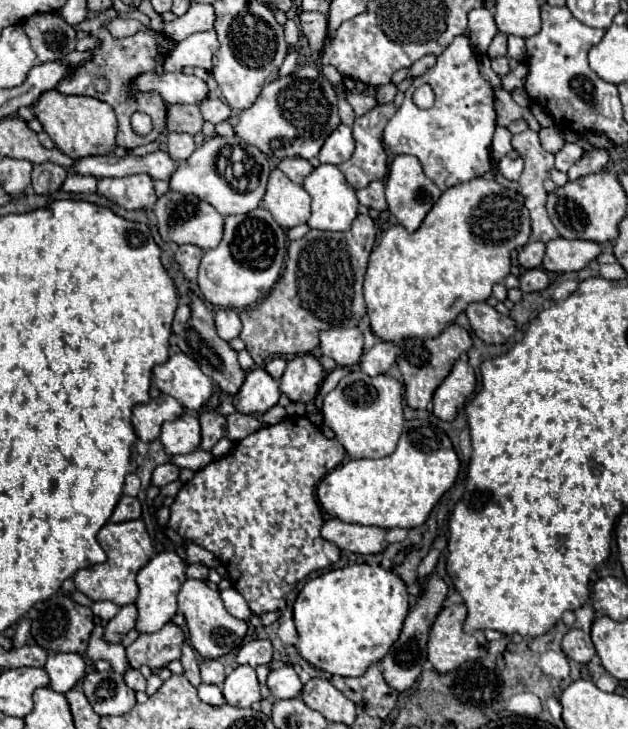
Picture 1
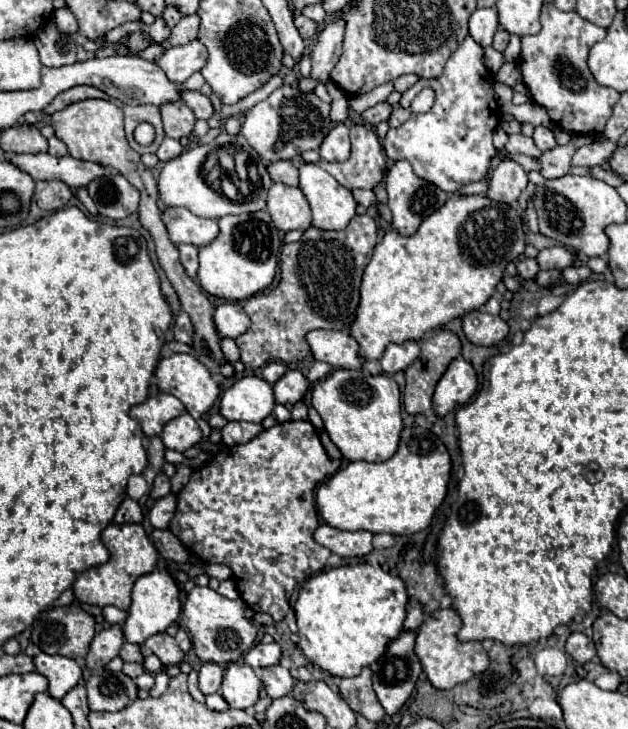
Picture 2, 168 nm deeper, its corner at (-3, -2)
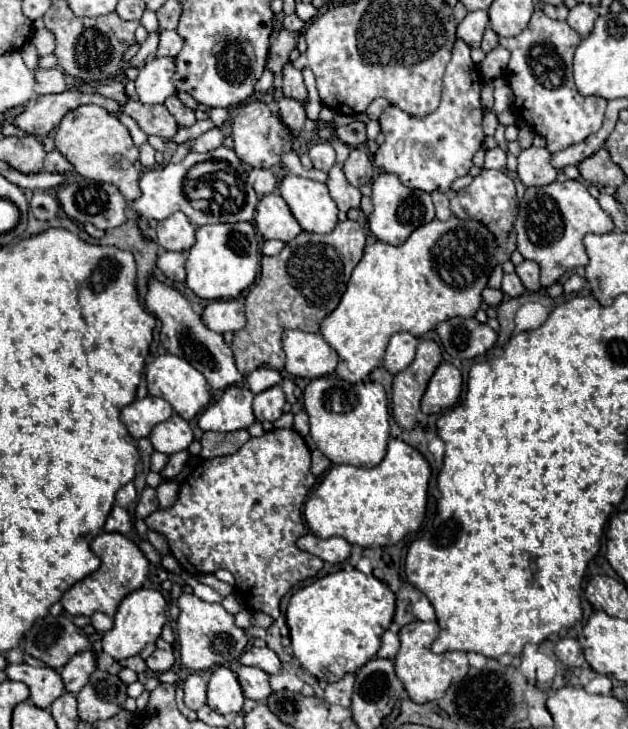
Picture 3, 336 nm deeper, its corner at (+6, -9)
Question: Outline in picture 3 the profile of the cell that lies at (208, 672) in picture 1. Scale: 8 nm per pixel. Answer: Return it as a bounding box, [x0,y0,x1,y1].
[184,673,206,711]

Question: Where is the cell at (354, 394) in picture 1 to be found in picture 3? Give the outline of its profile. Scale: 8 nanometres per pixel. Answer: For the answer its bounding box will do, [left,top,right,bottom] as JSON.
[302,375,390,467]

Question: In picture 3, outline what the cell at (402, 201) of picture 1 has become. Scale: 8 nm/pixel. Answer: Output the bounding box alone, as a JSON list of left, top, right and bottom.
[370,173,436,245]

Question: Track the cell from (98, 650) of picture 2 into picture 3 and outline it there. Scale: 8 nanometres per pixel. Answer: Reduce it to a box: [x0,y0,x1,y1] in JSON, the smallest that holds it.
[60,649,98,693]

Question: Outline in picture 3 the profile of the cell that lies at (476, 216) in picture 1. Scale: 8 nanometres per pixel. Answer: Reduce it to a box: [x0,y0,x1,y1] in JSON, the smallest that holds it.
[322,215,500,383]

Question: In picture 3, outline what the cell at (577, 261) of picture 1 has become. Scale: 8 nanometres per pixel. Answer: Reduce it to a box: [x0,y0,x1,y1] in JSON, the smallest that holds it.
[516,261,540,291]

